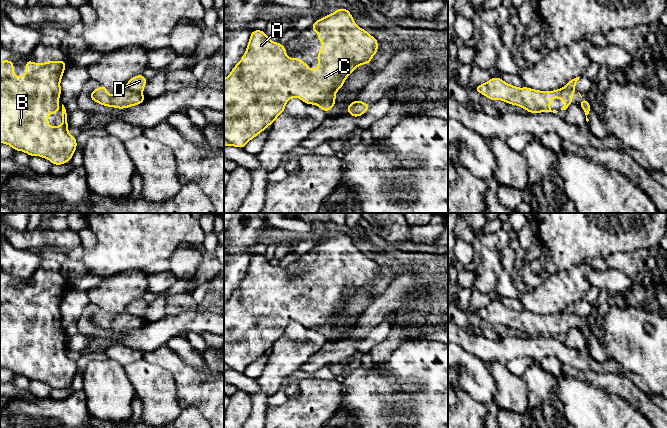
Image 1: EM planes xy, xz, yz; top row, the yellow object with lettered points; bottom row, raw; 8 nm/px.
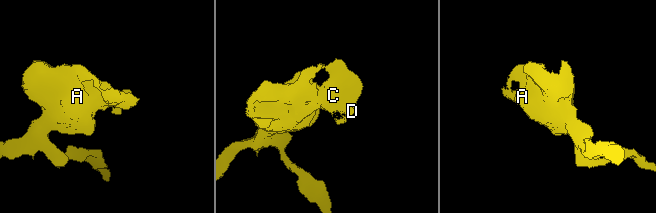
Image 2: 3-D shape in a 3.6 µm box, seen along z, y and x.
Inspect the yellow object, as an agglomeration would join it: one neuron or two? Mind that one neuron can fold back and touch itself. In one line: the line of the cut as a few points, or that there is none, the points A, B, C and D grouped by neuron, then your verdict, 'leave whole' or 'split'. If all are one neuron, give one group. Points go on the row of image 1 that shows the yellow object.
cut xy (125, 87), (141, 93); groups A B C / D; split

